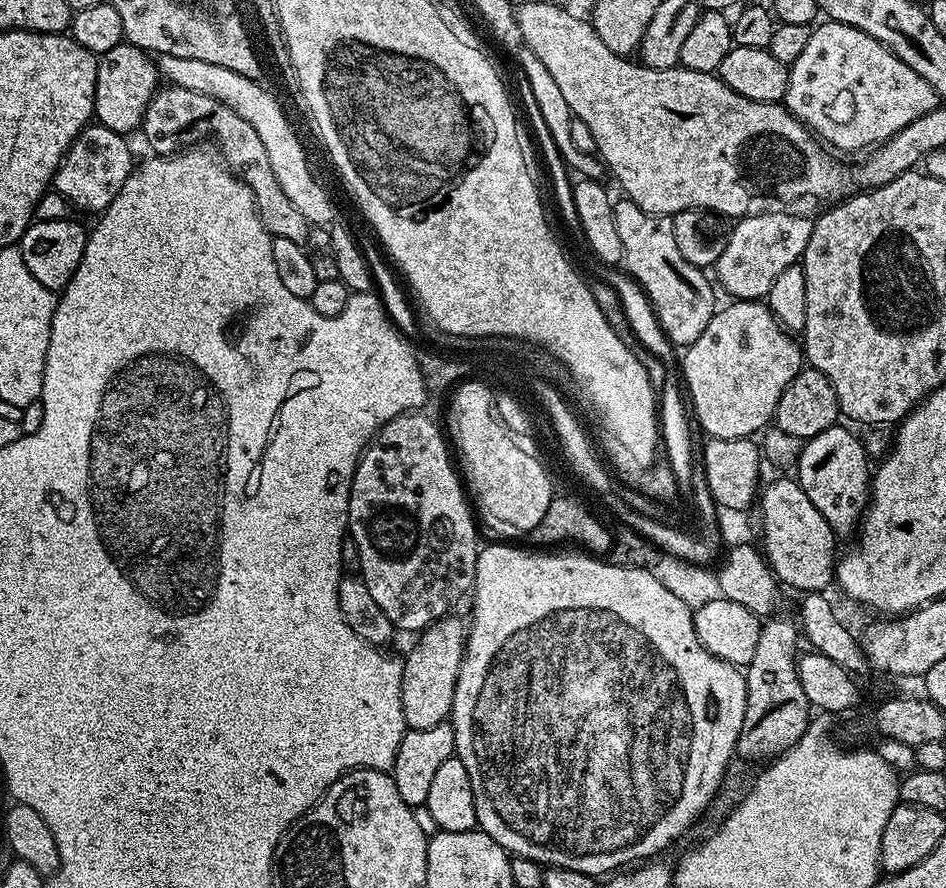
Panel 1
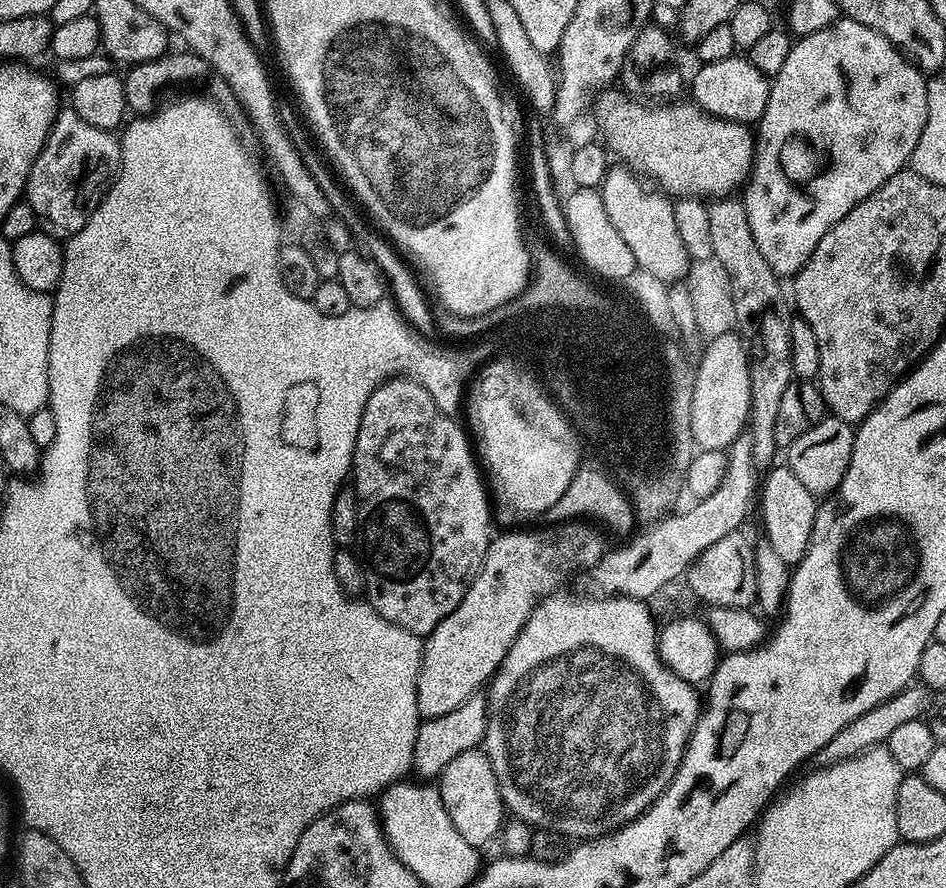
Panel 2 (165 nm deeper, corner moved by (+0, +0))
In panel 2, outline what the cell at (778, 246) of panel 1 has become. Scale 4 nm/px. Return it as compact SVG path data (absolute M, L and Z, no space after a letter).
M847 18L835 20L826 30L818 30L818 34L799 37L793 43L790 54L786 54L786 63L782 70L770 80L770 98L766 102L766 110L758 122L758 131L754 136L754 159L752 171L742 192L746 206L746 218L750 222L750 234L754 234L754 242L758 242L758 250L762 250L762 258L766 258L772 271L781 278L795 277L802 266L814 254L814 246L822 242L826 233L834 227L858 202L862 202L874 190L881 188L894 174L898 174L909 163L909 157L926 126L927 120L927 84L925 73L921 72L908 57L904 56L886 37L878 34L878 30L870 30L862 26L862 22L854 22Z

